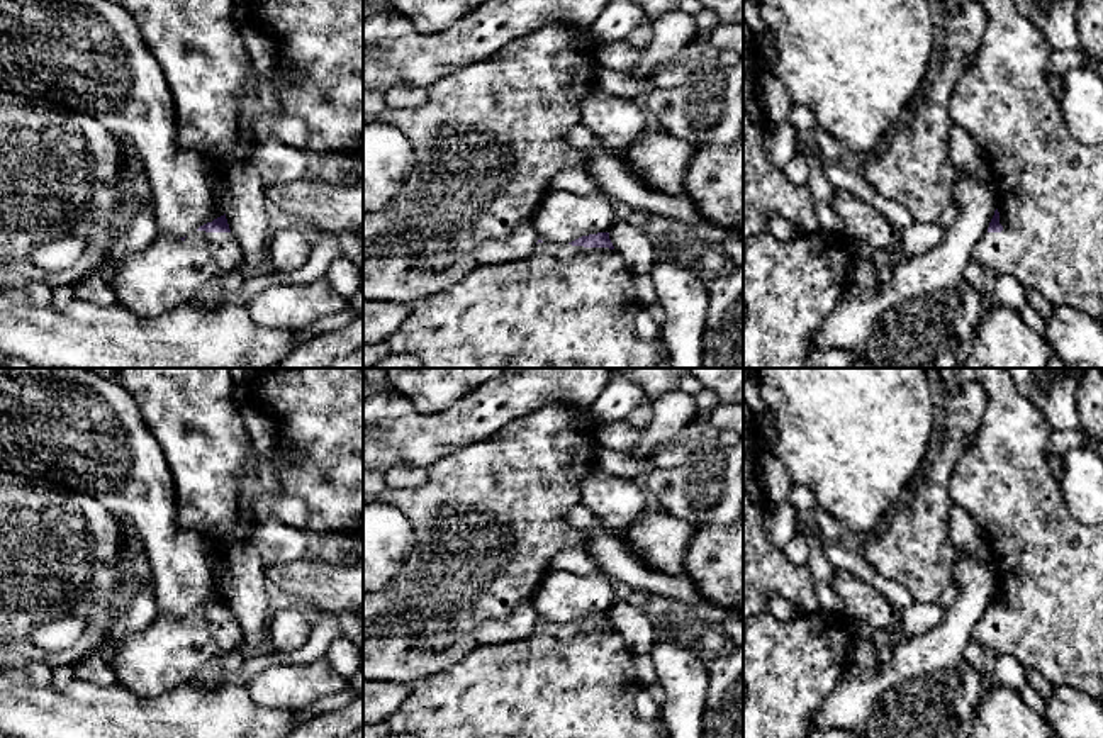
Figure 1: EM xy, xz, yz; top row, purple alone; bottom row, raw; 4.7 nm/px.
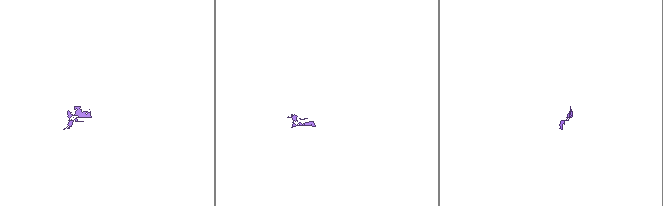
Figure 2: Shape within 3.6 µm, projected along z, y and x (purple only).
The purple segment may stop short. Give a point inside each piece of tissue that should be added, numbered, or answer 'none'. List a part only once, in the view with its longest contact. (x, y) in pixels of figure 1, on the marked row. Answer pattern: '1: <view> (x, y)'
1: xz (562, 306)

